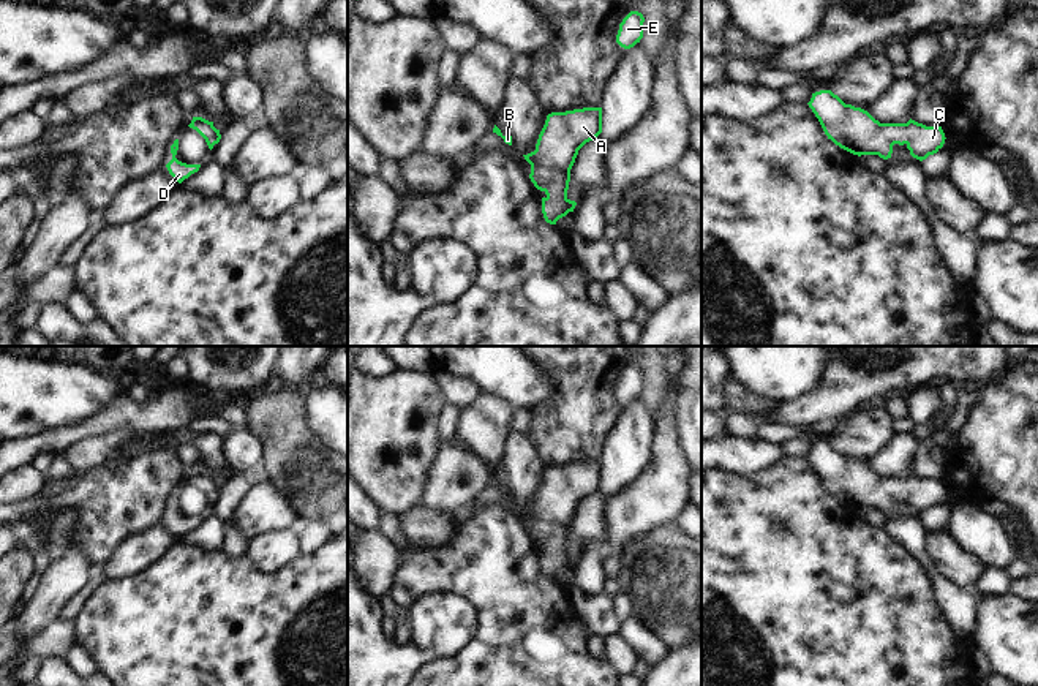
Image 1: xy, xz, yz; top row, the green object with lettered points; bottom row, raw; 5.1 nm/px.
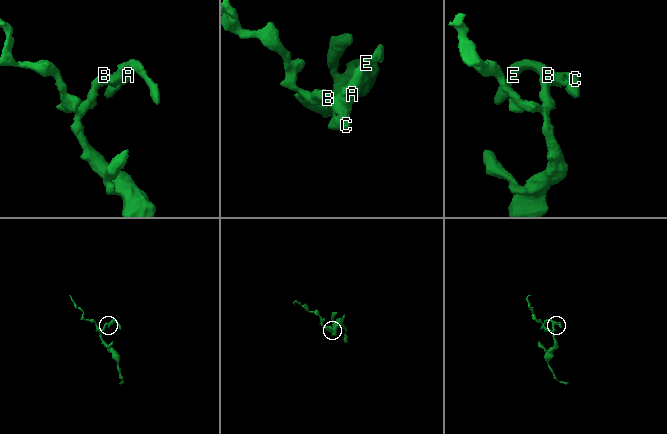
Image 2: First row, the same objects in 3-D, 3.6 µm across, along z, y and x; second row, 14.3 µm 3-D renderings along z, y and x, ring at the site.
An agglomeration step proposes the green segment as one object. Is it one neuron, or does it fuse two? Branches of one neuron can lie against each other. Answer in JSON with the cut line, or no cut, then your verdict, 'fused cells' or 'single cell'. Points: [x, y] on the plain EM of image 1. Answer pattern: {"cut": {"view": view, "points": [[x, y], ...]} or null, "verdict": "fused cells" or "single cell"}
{"cut": null, "verdict": "single cell"}

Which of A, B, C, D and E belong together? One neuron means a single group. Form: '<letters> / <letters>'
A B C D E

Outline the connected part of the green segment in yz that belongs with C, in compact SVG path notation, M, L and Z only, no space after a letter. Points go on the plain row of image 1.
M831 444L812 447L807 458L828 493L858 511L888 514L894 498L905 498L910 509L923 515L937 507L946 493L942 481L926 481L912 473L907 477L880 477L867 465L845 458Z

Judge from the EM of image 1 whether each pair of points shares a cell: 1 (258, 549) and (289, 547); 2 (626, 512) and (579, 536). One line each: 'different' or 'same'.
1: same
2: different

